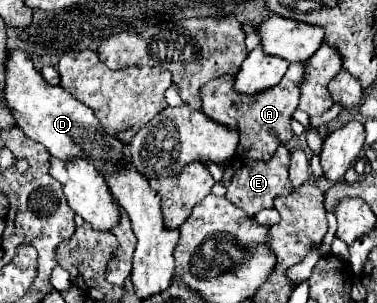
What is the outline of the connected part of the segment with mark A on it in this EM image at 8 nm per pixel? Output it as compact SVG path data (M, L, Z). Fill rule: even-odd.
M291 63L285 77L281 79L281 83L277 83L275 87L251 97L251 95L239 95L233 91L233 77L223 75L217 77L215 81L209 81L207 85L203 85L201 91L201 111L225 125L239 131L239 147L237 147L237 155L243 159L255 159L255 161L267 161L271 159L271 155L275 153L279 143L289 143L293 133L291 133L291 115L299 105L299 85L303 81L303 63Z

